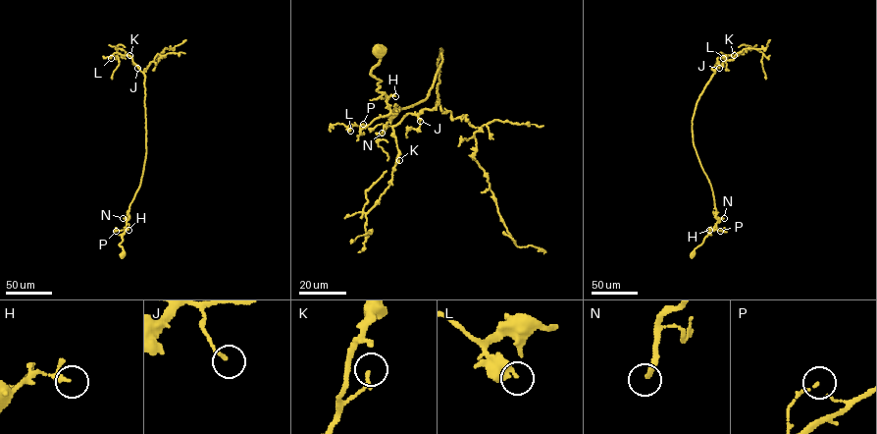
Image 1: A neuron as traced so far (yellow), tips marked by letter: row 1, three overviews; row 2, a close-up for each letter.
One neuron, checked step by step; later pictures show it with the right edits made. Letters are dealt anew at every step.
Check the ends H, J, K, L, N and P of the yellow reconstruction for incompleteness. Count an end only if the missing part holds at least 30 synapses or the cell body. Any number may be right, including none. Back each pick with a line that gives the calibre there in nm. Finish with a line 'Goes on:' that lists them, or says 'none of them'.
N: calibre 280 nm
Goes on: N

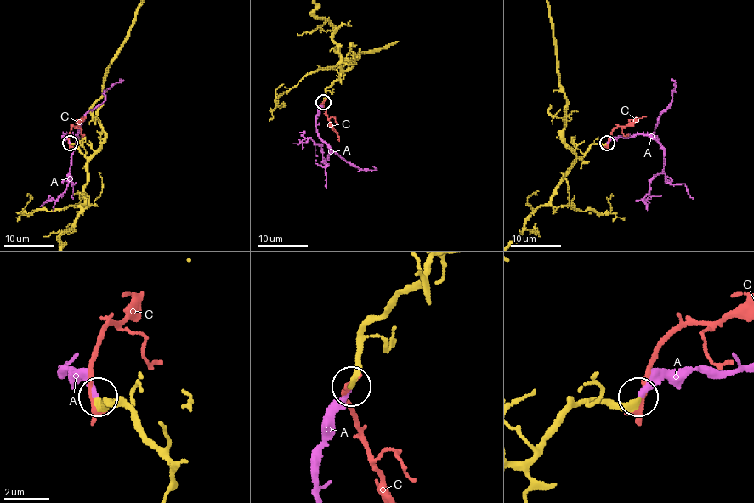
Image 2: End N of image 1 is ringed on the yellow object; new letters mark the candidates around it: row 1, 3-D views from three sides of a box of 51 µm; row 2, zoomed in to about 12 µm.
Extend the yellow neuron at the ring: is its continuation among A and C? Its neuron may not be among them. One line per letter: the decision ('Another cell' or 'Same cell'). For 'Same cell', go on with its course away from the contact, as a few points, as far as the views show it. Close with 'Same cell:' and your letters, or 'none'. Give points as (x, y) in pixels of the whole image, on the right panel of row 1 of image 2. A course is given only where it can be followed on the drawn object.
A: Same cell. Its course: (607, 143), (622, 137), (647, 134), (663, 150), (663, 170), (651, 181), (649, 192), (643, 200), (649, 206)
C: Another cell
Same cell: A

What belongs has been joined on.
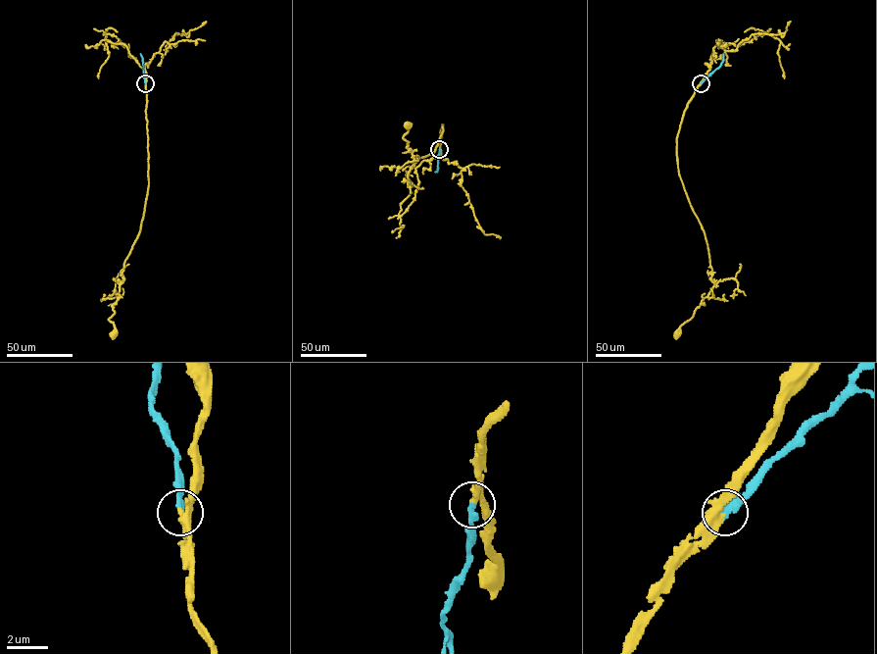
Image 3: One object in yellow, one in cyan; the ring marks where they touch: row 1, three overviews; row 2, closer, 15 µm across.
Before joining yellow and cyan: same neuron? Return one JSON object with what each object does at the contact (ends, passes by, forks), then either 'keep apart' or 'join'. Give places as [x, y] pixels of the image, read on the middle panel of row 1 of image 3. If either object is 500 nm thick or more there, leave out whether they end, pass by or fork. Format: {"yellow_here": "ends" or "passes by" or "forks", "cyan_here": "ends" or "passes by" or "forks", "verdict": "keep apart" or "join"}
{"yellow_here": "passes by", "cyan_here": "ends", "verdict": "join"}

